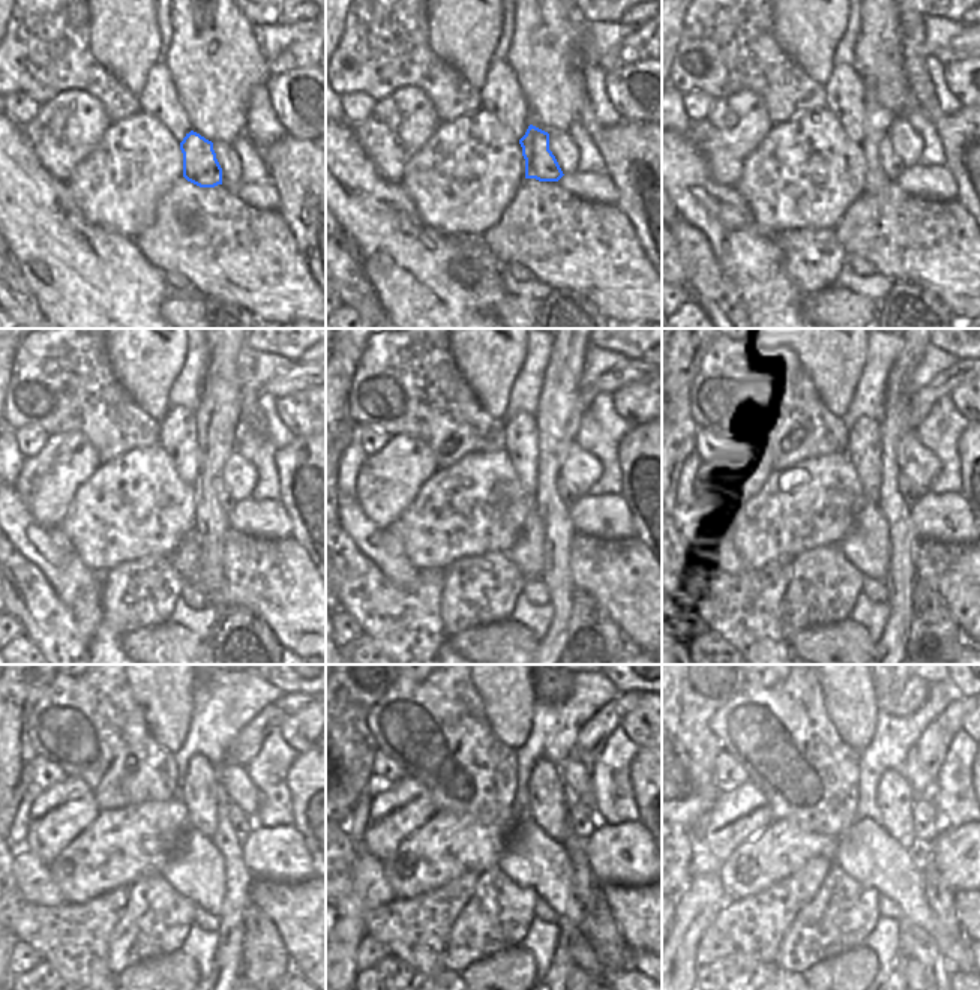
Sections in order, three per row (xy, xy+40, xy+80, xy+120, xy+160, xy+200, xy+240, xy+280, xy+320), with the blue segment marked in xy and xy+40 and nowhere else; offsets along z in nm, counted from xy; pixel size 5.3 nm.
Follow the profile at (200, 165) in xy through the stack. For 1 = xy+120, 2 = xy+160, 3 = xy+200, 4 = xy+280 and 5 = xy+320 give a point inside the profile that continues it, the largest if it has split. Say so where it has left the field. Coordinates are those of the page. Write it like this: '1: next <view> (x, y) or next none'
1: next xy+120 (222, 494)
2: next xy+160 (565, 494)
3: next xy+200 (904, 485)
4: next xy+280 (581, 816)
5: next xy+320 (926, 821)

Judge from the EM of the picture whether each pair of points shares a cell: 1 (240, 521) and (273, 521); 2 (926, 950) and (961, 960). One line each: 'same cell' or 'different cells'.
1: same cell
2: different cells

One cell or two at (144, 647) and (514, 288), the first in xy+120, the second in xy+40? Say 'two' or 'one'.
two

